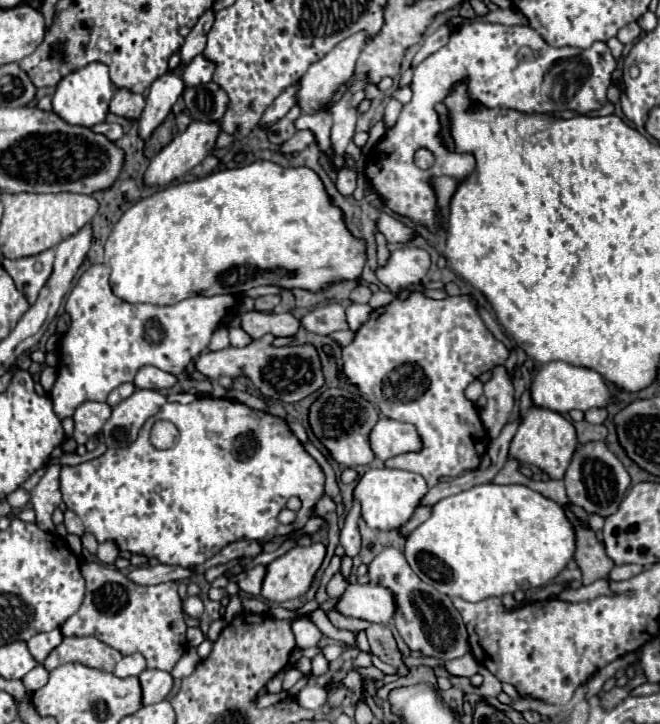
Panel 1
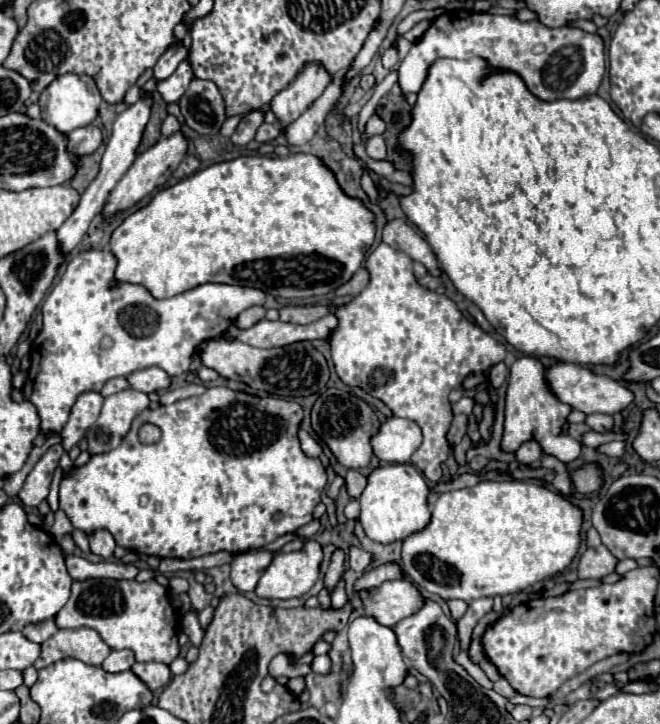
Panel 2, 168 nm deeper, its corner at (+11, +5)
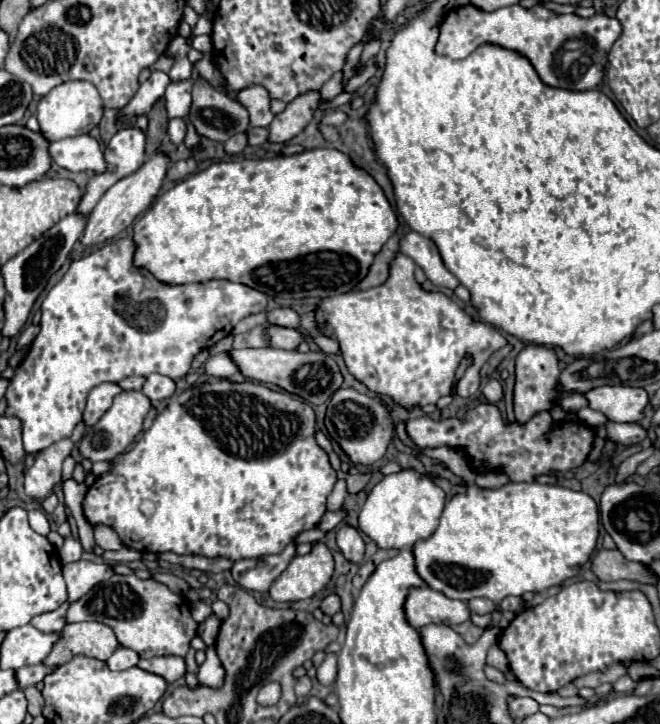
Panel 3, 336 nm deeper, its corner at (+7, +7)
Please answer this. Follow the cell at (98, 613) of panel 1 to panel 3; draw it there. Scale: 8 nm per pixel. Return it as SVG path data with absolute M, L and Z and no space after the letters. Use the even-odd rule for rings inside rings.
M114 575L108 583L94 585L84 597L72 601L66 615L68 623L98 621L108 625L122 647L138 651L140 657L176 655L184 657L190 649L190 639L196 629L196 621L190 615L190 605L182 595L172 593L164 583L154 579L138 579L136 575Z

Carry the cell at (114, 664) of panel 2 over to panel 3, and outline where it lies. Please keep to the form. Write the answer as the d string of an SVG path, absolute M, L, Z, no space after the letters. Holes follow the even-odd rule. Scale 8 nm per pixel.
M118 647L110 657L108 657L108 667L112 671L122 671L122 669L130 669L138 663L138 653L132 651L132 649L126 649L126 647Z

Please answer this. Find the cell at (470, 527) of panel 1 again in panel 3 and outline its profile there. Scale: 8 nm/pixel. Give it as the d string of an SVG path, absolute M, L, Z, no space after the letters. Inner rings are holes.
M506 483L498 489L484 489L484 487L468 485L464 493L458 493L458 495L448 499L448 503L444 507L444 513L440 517L438 529L428 539L418 541L412 549L412 553L414 553L414 561L416 561L416 571L428 587L444 593L450 599L468 601L472 597L486 597L494 603L500 603L508 595L524 595L528 591L546 591L548 587L560 585L566 579L574 577L578 573L578 569L590 559L590 555L596 547L596 539L598 539L598 507L596 507L594 499L590 495L582 493L582 491L572 491L572 489L566 489L566 487L542 485L542 483Z

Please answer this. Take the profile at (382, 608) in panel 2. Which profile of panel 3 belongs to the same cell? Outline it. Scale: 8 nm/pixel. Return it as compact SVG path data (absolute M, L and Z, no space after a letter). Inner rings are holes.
M428 585L412 587L408 591L404 613L408 623L416 629L428 623L444 623L454 627L470 617L468 605L464 601L448 599L444 593L434 591Z

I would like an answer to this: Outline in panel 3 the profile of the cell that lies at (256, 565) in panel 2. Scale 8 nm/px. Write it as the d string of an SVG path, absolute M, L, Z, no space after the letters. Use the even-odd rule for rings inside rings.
M290 543L282 553L276 555L234 561L232 577L240 587L248 591L268 591L272 581L280 575L280 571L284 571L284 567L288 567L294 555L296 555L296 547L294 543Z

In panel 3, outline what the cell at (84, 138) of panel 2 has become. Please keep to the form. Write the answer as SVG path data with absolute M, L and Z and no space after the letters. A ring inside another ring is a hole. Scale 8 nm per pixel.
M88 133L50 143L50 155L56 165L68 171L90 169L94 173L102 173L106 167L100 141Z

